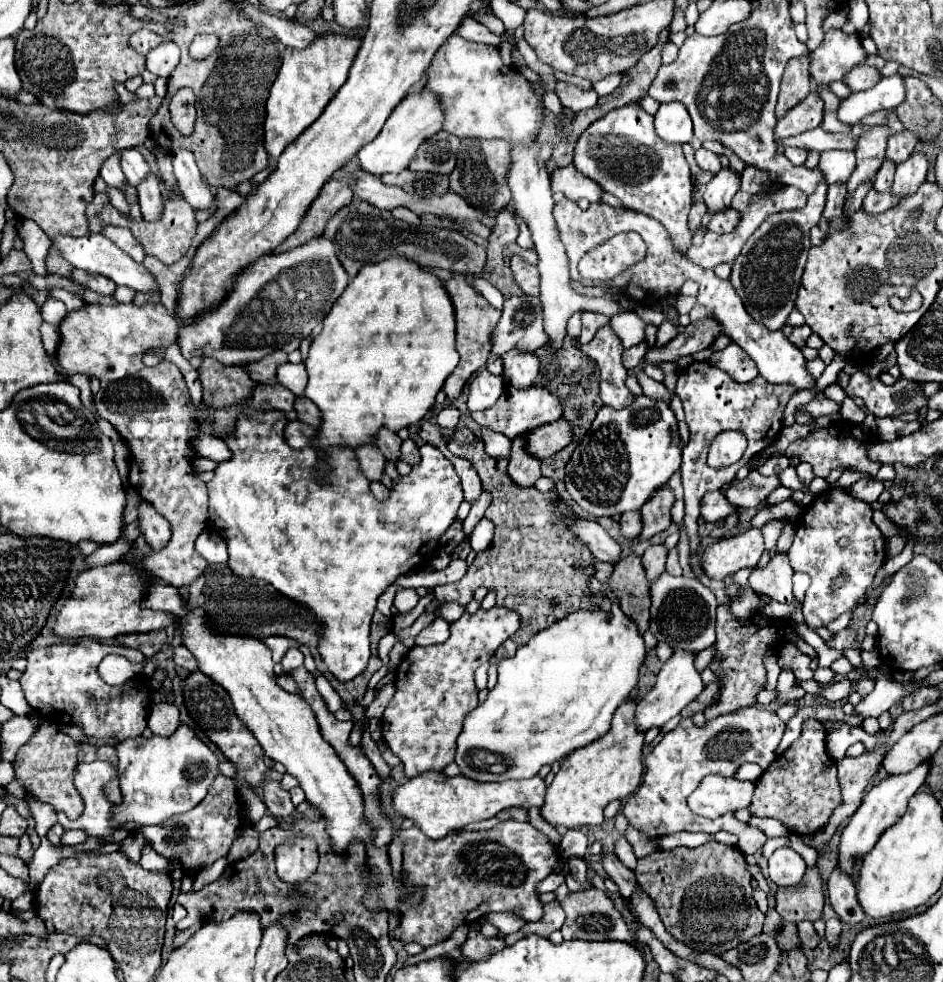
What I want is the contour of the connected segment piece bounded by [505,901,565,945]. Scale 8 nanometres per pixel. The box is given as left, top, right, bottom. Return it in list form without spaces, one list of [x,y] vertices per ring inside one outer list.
[[[551,901],[551,903],[545,905],[545,915],[543,915],[541,921],[537,921],[537,923],[525,923],[525,927],[521,931],[517,931],[513,935],[507,935],[505,943],[513,945],[517,939],[523,939],[525,935],[531,935],[531,933],[541,935],[541,937],[549,937],[553,931],[561,929],[563,921],[565,921],[565,911],[561,909],[561,905],[557,901]]]

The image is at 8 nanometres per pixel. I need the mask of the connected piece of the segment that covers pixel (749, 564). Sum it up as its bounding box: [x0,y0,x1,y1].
[701,529,763,579]

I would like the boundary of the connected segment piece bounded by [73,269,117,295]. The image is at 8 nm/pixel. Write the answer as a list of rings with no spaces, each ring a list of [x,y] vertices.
[[[75,269],[75,271],[73,271],[73,281],[77,281],[79,285],[85,285],[85,287],[89,287],[91,291],[101,293],[101,295],[113,295],[113,291],[115,291],[115,287],[117,287],[117,285],[113,285],[113,281],[109,281],[107,277],[97,277],[97,275],[85,273],[85,271],[81,271],[81,269]]]

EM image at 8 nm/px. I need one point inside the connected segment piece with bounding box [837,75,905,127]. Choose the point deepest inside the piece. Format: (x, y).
(888, 93)

